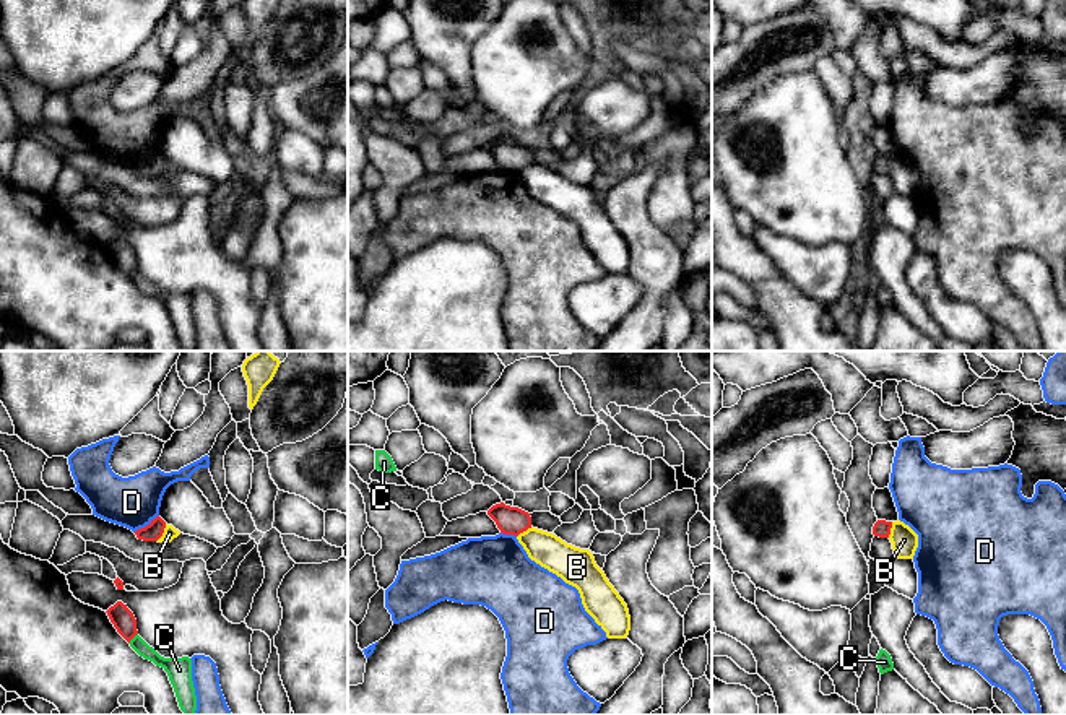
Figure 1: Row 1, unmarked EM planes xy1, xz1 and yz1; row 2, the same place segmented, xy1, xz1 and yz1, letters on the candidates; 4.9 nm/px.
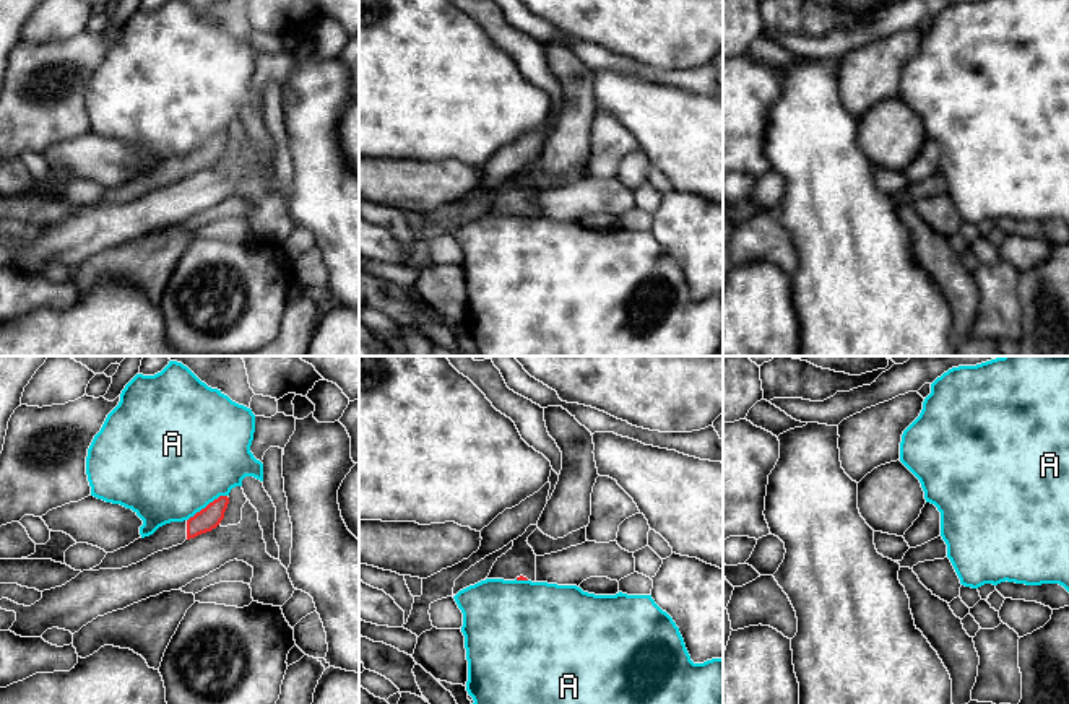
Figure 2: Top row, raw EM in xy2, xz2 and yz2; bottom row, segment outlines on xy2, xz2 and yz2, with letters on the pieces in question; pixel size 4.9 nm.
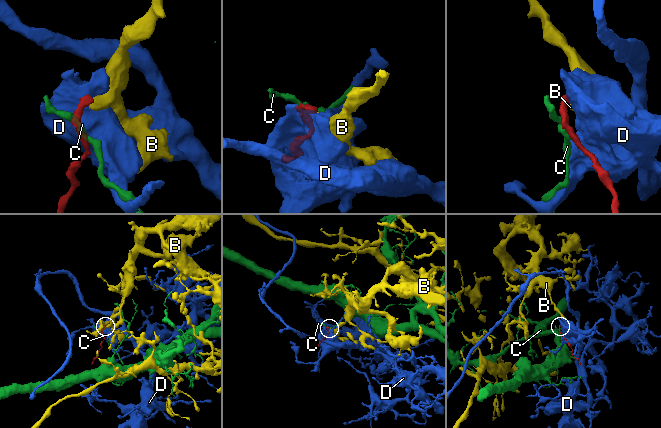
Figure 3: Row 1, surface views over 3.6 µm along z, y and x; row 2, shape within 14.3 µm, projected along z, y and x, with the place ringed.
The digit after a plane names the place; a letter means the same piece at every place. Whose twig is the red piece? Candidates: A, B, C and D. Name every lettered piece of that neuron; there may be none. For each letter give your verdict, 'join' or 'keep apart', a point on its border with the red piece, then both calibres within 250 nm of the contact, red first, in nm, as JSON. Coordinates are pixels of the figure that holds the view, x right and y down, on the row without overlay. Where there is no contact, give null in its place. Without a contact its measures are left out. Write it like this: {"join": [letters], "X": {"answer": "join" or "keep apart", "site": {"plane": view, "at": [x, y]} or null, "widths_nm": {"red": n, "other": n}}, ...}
{"join": [], "A": {"answer": "keep apart", "site": {"plane": "xy2", "at": [208, 140]}, "widths_nm": {"red": 110, "other": 500}}, "B": {"answer": "keep apart", "site": {"plane": "xy1", "at": [163, 168]}, "widths_nm": {"red": 90, "other": 70}}, "C": {"answer": "keep apart", "site": {"plane": "xy1", "at": [134, 272]}, "widths_nm": {"red": 110, "other": 90}}, "D": {"answer": "keep apart", "site": {"plane": "xy1", "at": [147, 161]}, "widths_nm": {"red": 90, "other": 260}}}

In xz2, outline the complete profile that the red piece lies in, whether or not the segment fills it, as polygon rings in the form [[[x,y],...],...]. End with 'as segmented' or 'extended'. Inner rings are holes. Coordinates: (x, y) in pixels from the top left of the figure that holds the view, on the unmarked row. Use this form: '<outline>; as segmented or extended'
[[[530,161],[522,172],[513,176],[513,182],[497,193],[486,215],[536,218],[536,190],[526,177],[536,164],[538,161]]]; extended

